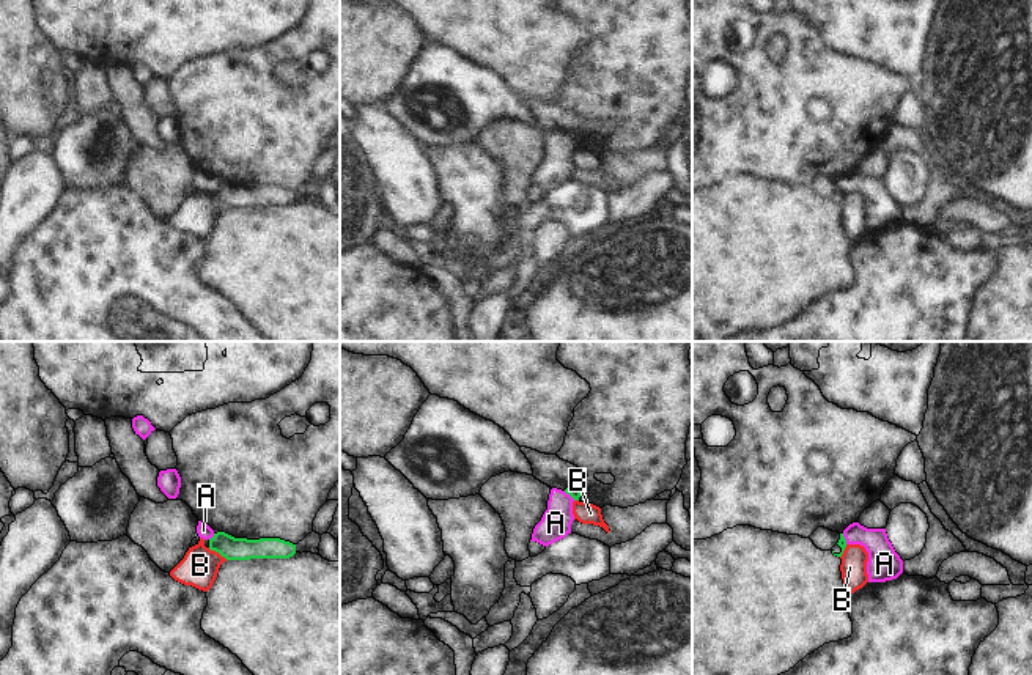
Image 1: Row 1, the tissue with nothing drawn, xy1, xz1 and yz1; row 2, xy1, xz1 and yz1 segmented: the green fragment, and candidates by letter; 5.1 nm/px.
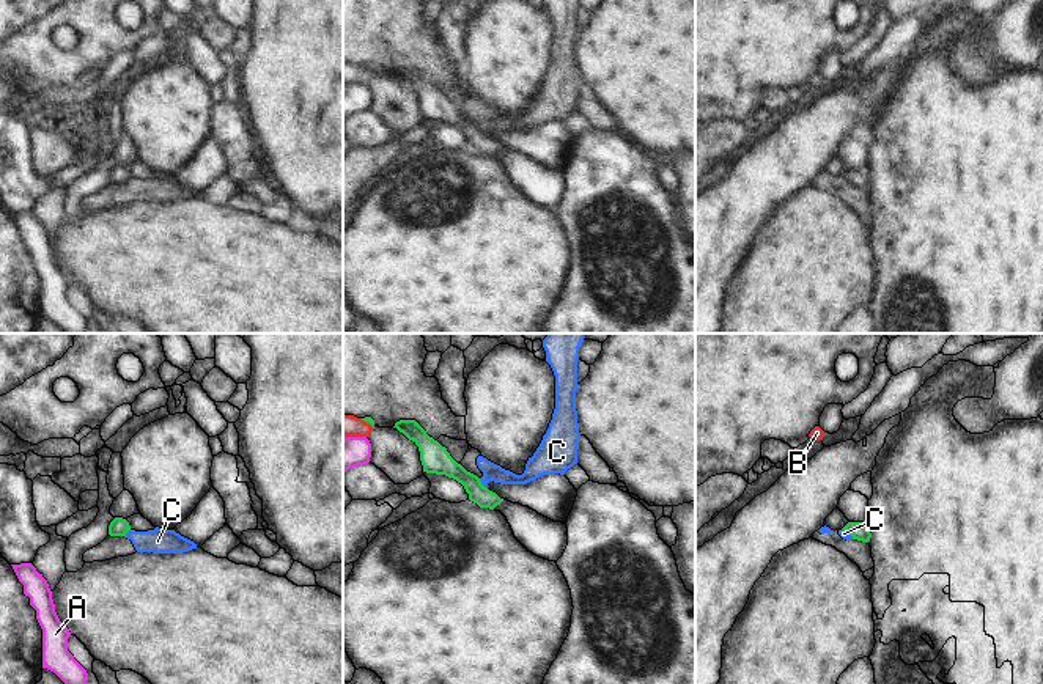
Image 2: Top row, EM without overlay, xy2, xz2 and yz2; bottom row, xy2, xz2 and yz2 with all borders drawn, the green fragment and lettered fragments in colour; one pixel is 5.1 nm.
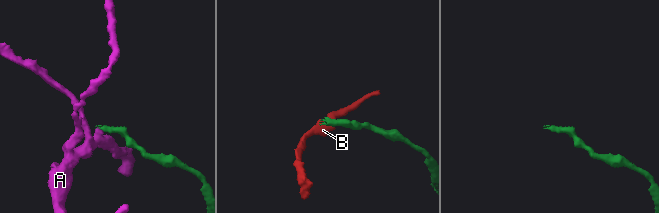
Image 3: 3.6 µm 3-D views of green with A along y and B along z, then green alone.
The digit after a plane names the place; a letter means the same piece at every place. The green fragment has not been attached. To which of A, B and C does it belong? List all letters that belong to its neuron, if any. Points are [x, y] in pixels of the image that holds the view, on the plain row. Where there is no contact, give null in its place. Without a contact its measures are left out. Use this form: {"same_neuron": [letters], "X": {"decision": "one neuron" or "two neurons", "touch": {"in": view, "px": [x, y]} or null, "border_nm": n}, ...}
{"same_neuron": [], "A": {"decision": "two neurons", "touch": {"in": "xz1", "px": [570, 142]}, "border_nm": 80}, "B": {"decision": "two neurons", "touch": {"in": "xy1", "px": [217, 199]}, "border_nm": 120}, "C": {"decision": "two neurons", "touch": {"in": "xz2", "px": [480, 131]}, "border_nm": 70}}

